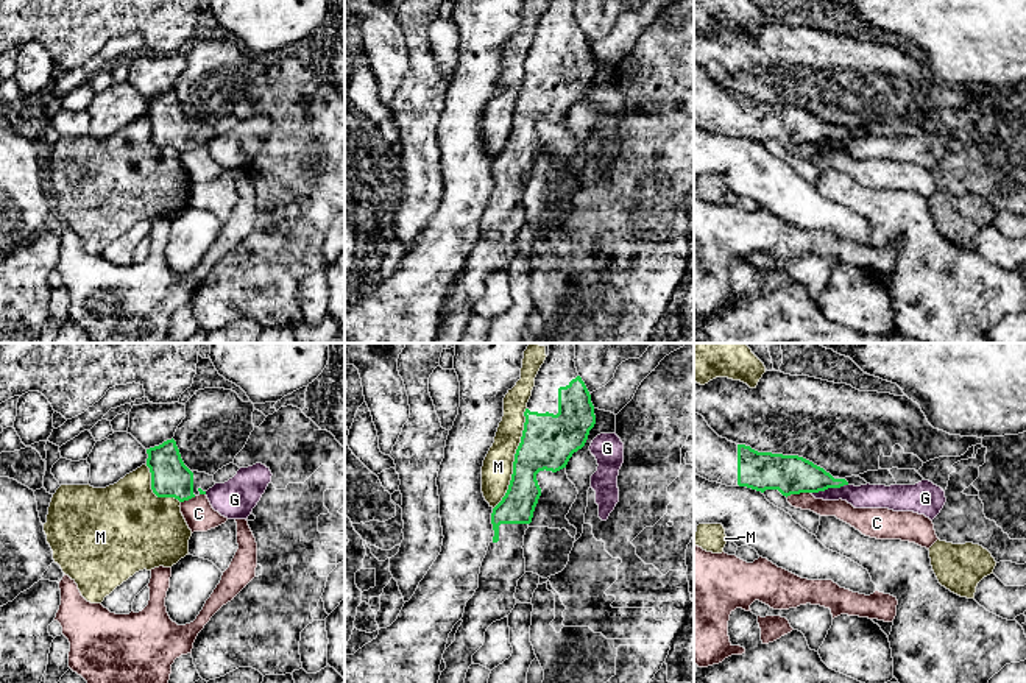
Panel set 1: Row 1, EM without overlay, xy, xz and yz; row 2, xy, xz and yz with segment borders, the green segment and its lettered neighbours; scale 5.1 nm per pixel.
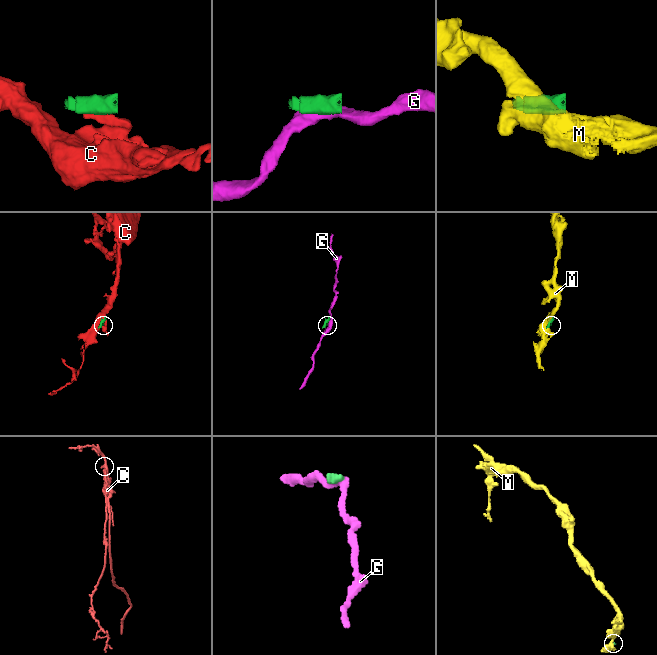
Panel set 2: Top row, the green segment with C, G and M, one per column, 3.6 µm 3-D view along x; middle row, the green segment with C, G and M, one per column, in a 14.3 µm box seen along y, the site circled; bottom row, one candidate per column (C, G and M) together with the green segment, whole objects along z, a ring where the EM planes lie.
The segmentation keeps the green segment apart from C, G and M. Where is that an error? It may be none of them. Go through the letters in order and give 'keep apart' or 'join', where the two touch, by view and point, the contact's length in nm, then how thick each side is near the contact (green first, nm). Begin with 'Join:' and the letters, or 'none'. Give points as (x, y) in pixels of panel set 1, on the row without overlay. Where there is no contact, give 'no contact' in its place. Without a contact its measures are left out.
Join: none
C: keep apart; meets green in yz at (797, 144); contact 130 nm long; 200 nm thick on the green side, 100 nm on the other
G: keep apart; meets green in yz at (828, 138); contact 200 nm long; 200 nm thick on the green side, 130 nm on the other
M: keep apart; meets green in xz at (515, 109); contact 550 nm long; 280 nm thick on the green side, 160 nm on the other

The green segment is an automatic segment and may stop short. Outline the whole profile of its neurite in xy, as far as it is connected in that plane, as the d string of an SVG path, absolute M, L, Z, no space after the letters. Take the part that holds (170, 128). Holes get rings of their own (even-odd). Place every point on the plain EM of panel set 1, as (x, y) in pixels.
M173 89L147 100L147 104L147 117L151 123L151 140L157 148L175 148L184 153L206 145L215 136L214 126L190 122L184 115Z

